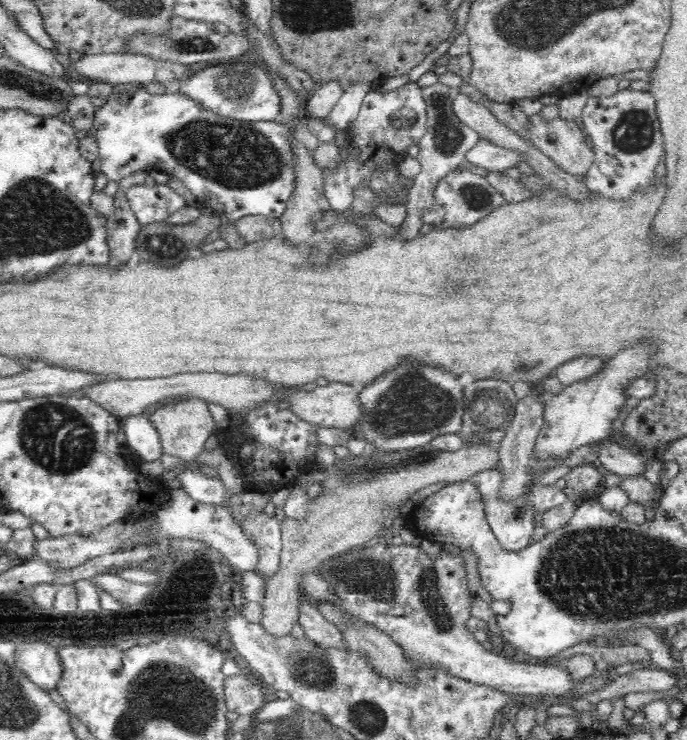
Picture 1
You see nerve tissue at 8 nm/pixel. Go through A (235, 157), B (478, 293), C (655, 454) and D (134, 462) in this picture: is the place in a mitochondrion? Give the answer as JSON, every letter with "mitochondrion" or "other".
{"A":"mitochondrion","B":"other","C":"other","D":"other"}

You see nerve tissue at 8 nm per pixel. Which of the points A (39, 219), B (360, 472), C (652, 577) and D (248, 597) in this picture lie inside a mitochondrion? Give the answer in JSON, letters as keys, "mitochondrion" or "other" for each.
{"A":"mitochondrion","B":"mitochondrion","C":"mitochondrion","D":"other"}

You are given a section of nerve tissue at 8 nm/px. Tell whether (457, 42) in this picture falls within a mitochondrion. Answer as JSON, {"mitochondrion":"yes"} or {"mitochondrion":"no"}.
{"mitochondrion":"no"}

